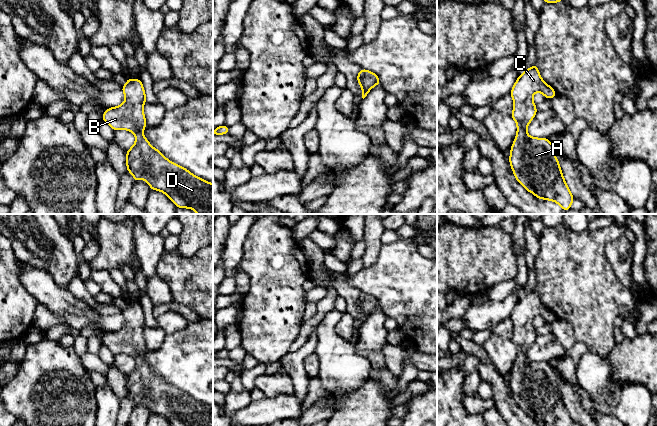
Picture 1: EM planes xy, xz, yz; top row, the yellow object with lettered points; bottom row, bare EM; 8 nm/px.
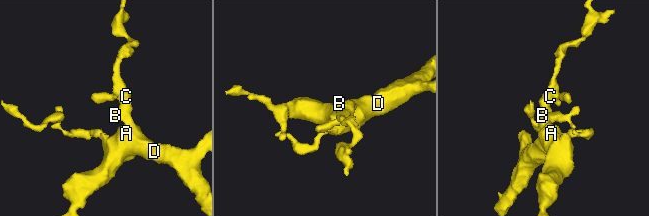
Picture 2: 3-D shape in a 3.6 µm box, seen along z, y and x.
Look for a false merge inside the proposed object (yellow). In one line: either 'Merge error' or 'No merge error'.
No merge error

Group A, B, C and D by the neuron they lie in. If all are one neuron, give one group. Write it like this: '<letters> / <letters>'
A B C D

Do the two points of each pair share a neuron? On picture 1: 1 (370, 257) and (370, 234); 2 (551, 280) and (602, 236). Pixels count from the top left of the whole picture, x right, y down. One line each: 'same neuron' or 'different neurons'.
1: same neuron
2: same neuron

